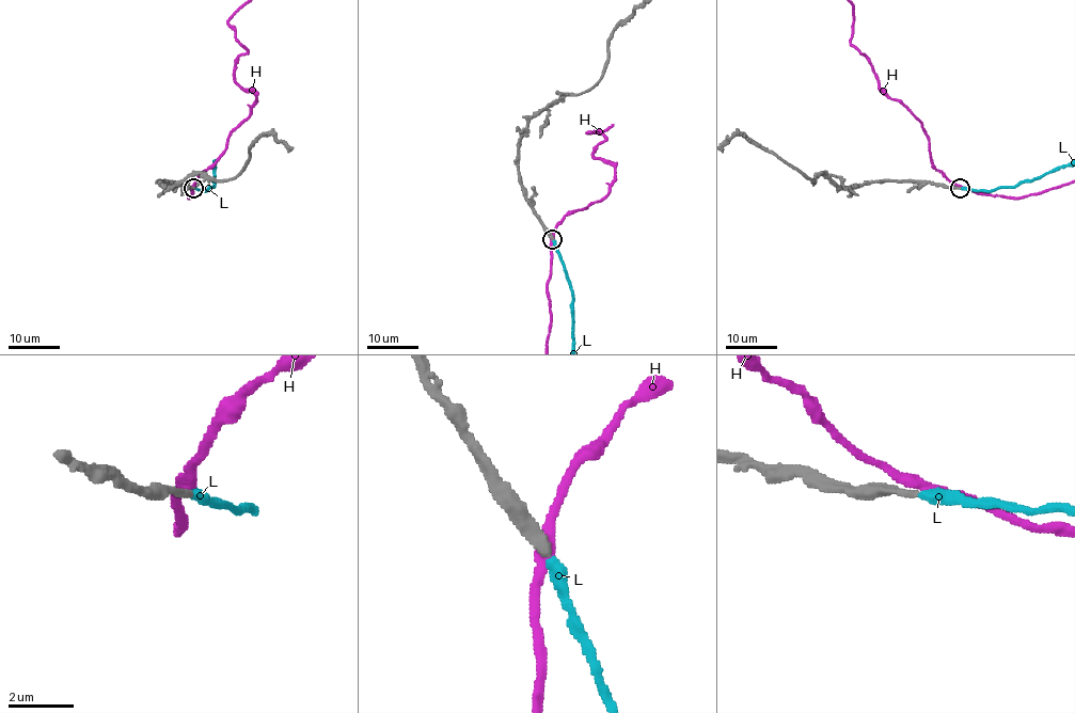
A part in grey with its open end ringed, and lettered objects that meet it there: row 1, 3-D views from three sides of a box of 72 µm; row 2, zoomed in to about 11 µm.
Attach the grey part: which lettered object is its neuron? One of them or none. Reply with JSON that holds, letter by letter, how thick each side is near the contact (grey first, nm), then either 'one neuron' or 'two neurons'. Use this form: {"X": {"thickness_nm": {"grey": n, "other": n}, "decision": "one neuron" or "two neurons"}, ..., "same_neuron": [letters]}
{"H": {"thickness_nm": {"grey": 280, "other": 320}, "decision": "two neurons"}, "L": {"thickness_nm": {"grey": 280, "other": 380}, "decision": "one neuron"}, "same_neuron": ["L"]}

